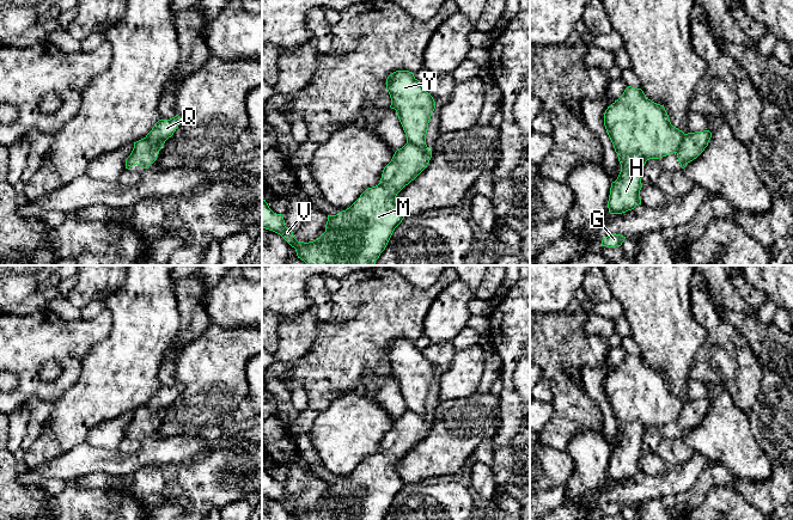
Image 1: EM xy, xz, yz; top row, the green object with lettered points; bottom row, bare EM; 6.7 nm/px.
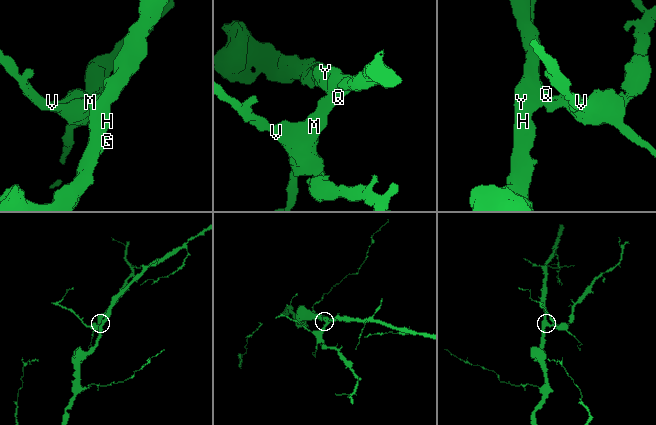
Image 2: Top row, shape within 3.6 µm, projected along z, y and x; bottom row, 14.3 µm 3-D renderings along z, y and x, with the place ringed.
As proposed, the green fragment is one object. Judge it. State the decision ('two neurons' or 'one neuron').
two neurons

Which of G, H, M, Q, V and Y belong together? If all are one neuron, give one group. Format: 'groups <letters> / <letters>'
groups G H Q Y / M V

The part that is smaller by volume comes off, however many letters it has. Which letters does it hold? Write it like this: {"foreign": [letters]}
{"foreign": ["M", "V"]}

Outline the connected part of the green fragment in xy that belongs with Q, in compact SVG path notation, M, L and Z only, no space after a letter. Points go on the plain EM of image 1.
M176 383L170 387L159 387L152 398L146 403L146 408L152 414L163 414L173 403L181 391L181 385Z

